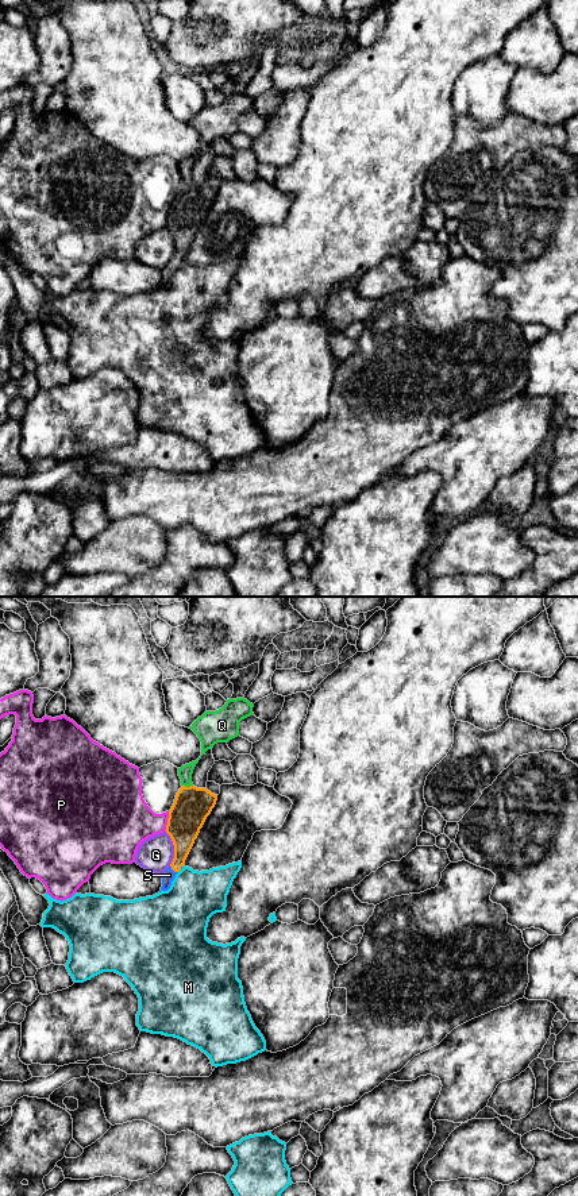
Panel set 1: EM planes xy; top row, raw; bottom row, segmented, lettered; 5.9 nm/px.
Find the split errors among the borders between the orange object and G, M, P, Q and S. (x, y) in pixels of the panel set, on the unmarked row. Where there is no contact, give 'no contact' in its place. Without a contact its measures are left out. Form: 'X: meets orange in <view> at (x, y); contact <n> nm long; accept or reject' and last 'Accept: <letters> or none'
G: meets orange in xy at (174, 245); contact 220 nm long; reject
M: no contact; reject
P: meets orange in xy at (168, 216); contact 120 nm long; reject
Q: meets orange in xy at (188, 182); contact 60 nm long; reject
S: meets orange in xy at (173, 265); contact 60 nm long; accept
Accept: S

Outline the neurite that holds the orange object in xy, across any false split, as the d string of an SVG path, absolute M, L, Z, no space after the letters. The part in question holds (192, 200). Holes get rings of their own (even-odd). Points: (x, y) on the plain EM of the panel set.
M182 181L169 207L166 228L174 240L174 254L162 270L161 286L167 286L176 270L182 265L185 255L217 196L217 190L207 184Z

